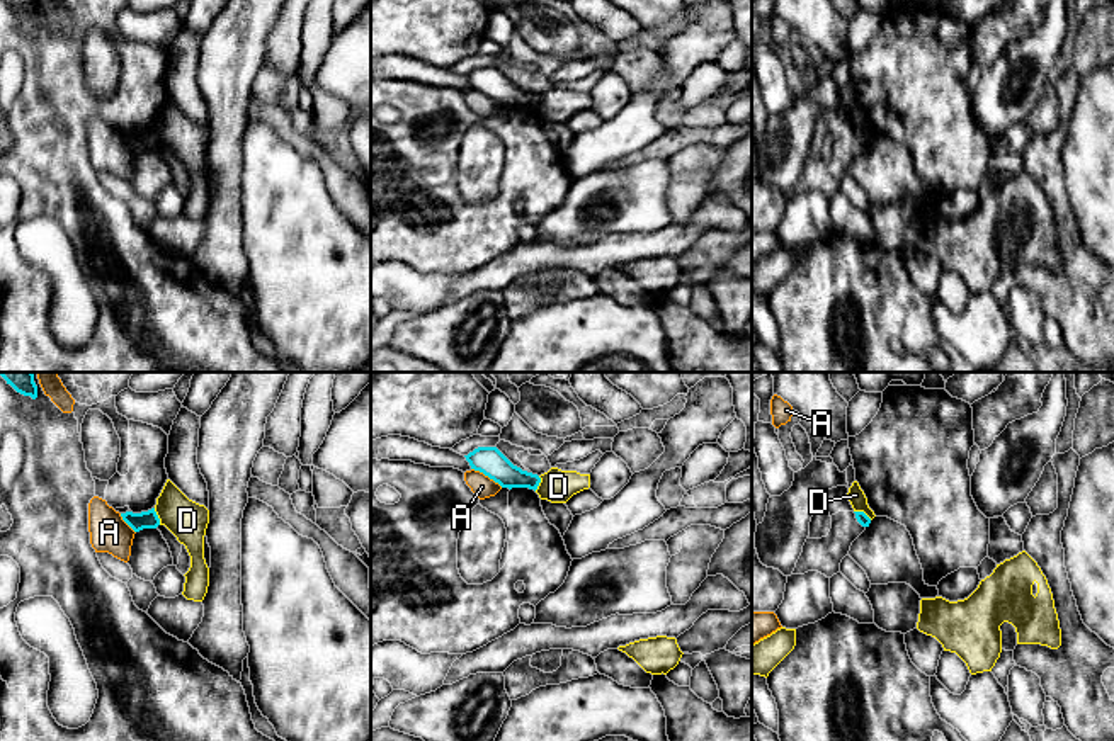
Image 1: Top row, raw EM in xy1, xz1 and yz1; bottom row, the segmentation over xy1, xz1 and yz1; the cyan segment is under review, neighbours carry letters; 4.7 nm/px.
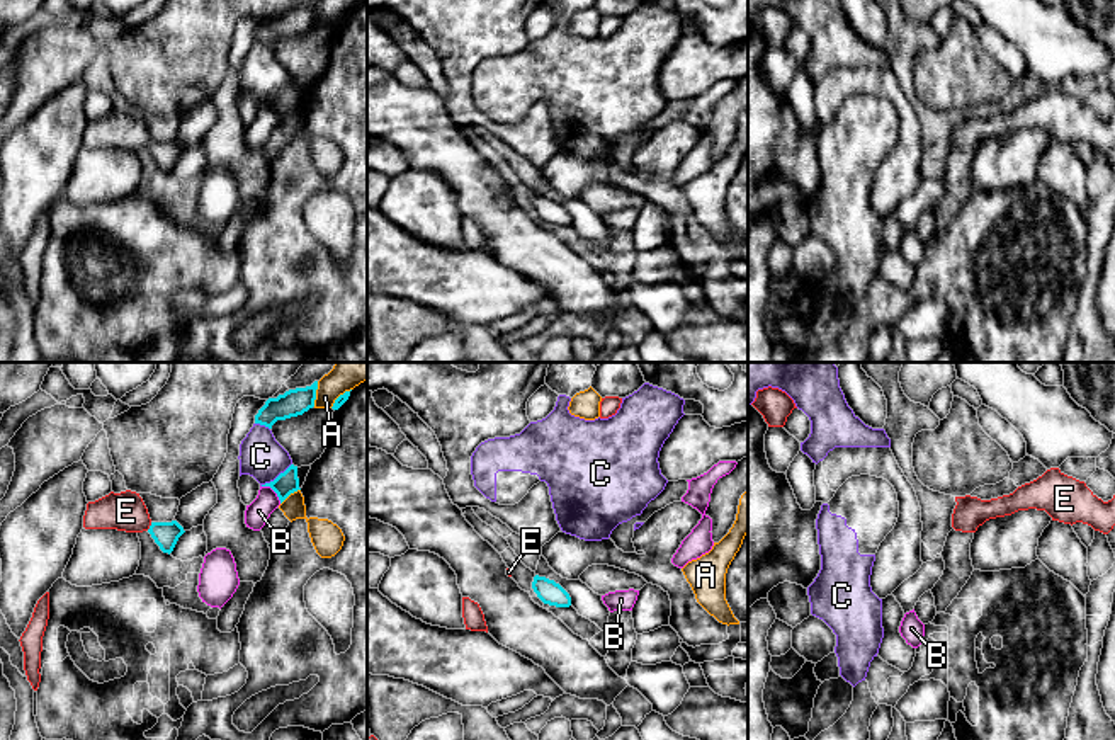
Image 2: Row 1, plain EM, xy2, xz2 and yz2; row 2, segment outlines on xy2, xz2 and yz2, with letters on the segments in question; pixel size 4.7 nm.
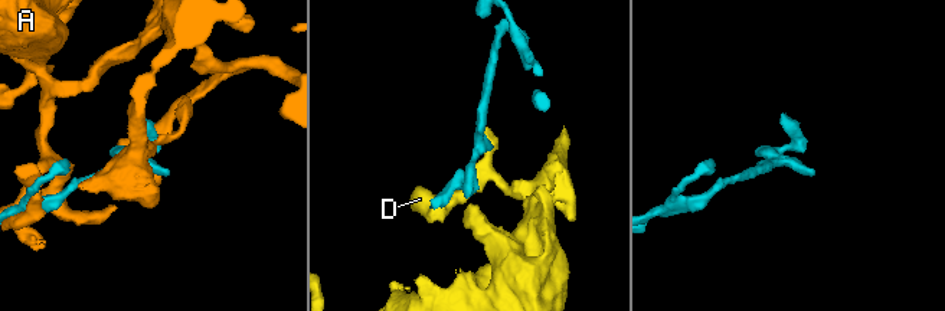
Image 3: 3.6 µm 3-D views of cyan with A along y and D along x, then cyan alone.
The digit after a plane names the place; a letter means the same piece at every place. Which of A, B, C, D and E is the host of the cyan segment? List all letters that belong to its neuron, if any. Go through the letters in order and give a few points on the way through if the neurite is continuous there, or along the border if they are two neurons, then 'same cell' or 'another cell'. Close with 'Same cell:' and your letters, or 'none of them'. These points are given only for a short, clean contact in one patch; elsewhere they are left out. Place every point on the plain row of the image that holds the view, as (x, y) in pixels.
A: another cell
B: border along xy2 (262, 104), (267, 104), (281, 121); another cell
C: border along xy2 (291, 82), (272, 99), (260, 104); another cell
D: another cell
E: runs through xy2 (165, 153), (150, 145), (126, 130); same cell
Same cell: E

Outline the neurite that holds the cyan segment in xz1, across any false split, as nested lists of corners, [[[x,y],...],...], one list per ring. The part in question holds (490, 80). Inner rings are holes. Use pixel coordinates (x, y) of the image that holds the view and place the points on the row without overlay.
[[[478,66],[464,75],[471,88],[483,92],[502,107],[537,109],[541,97],[514,85],[497,66]]]

